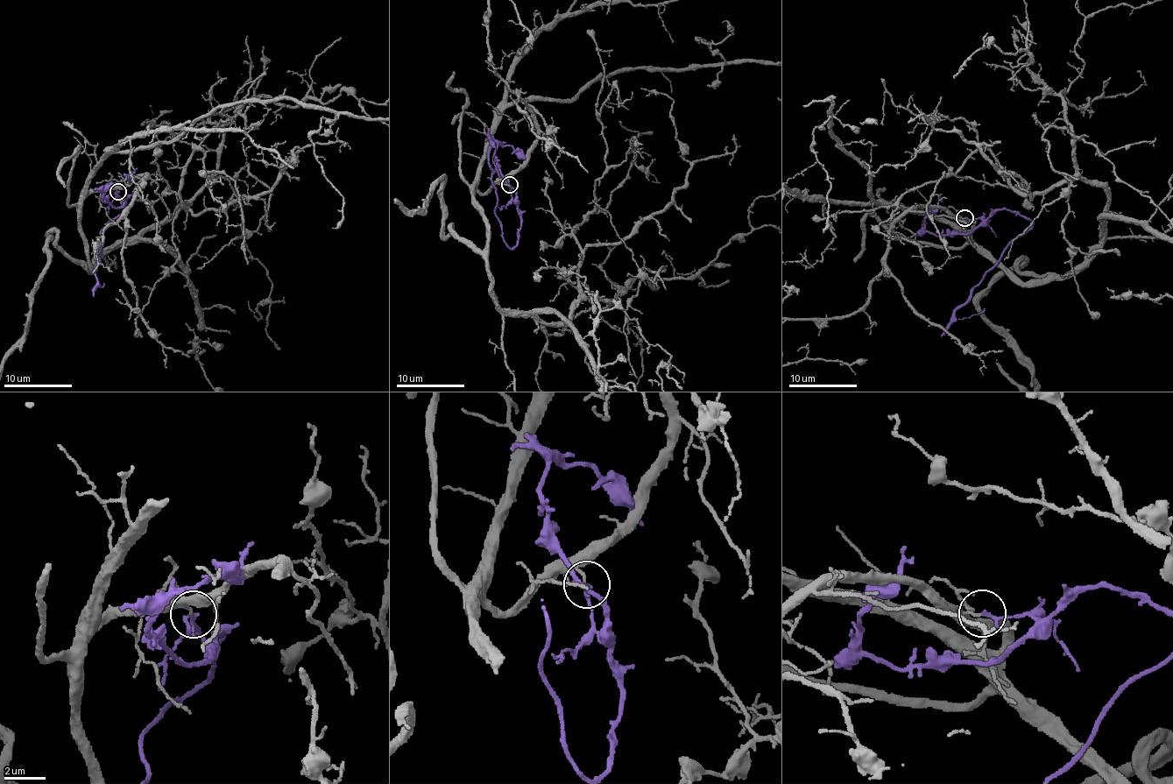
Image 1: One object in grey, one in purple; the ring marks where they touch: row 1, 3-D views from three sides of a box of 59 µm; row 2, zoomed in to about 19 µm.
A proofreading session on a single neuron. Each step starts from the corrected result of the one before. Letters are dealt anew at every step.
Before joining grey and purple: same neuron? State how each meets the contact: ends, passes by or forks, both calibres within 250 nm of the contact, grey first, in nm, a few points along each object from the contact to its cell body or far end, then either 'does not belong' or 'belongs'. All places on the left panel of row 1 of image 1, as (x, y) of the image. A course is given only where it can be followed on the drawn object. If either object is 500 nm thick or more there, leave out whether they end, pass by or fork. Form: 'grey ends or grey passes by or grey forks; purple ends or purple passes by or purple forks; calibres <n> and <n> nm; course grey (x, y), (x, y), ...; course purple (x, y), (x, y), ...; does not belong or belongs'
grey ends; purple passes by; calibres 110 and 130 nm; course purple (117, 192), (122, 201), (128, 198), (101, 231), (94, 273), (96, 287), (104, 283); does not belong

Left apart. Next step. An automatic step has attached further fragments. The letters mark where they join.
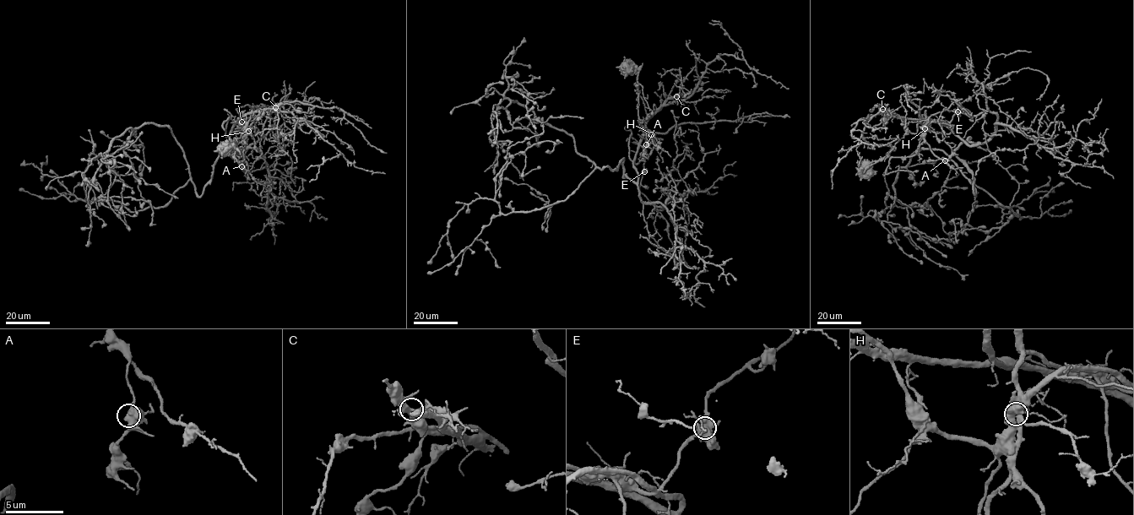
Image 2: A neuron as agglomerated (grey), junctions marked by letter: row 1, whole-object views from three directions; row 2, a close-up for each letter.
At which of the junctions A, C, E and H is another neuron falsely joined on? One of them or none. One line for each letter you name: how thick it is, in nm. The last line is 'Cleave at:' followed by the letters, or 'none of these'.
H: 650 nm
Cleave at: H

